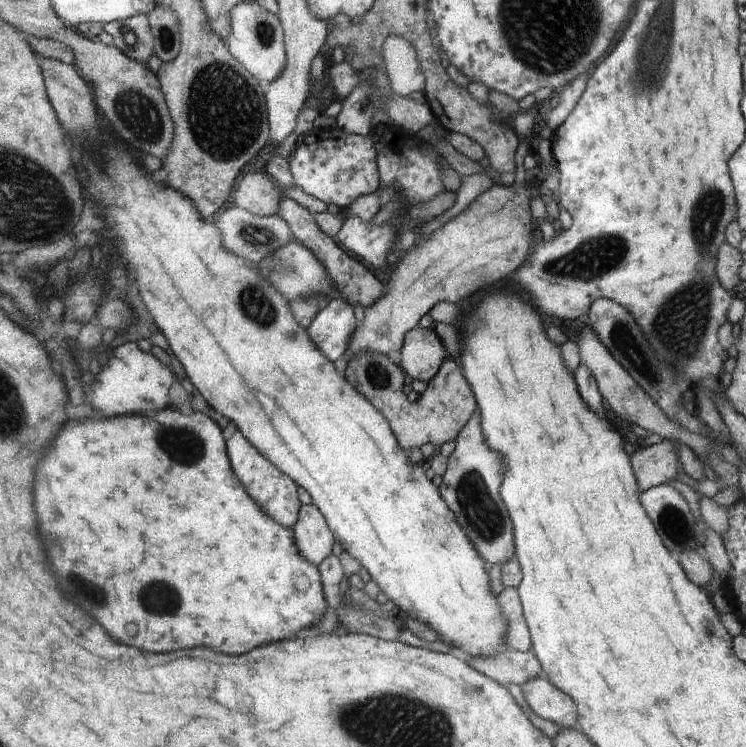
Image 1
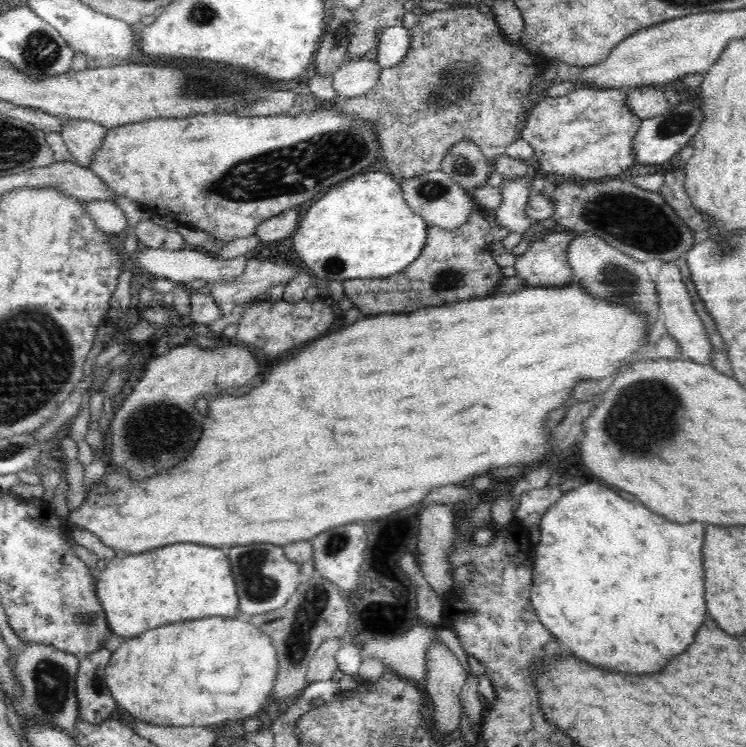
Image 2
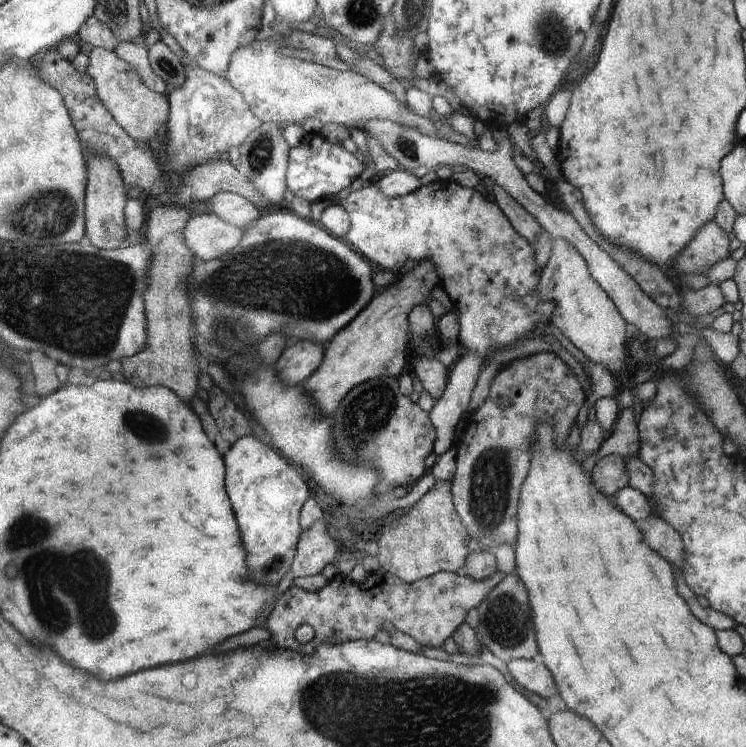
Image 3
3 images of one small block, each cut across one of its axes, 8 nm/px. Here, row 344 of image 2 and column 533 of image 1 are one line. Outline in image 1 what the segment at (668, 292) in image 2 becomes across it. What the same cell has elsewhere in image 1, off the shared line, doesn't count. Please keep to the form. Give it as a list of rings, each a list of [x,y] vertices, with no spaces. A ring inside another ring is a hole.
[[[533,678],[521,686],[529,707],[540,718],[555,722],[561,728],[579,730],[576,706],[564,692],[545,678]]]

